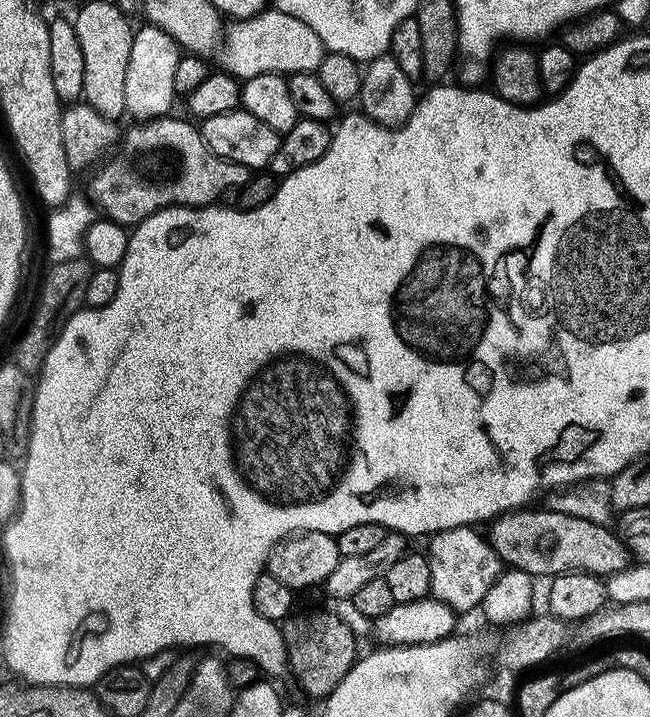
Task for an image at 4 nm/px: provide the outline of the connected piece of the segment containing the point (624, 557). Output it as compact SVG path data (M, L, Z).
M525 506L514 512L503 512L491 521L486 539L498 554L501 565L529 572L533 578L551 578L564 572L589 572L592 576L607 578L629 567L628 547L622 543L608 524L586 522L570 514L551 510L535 512L535 507Z

